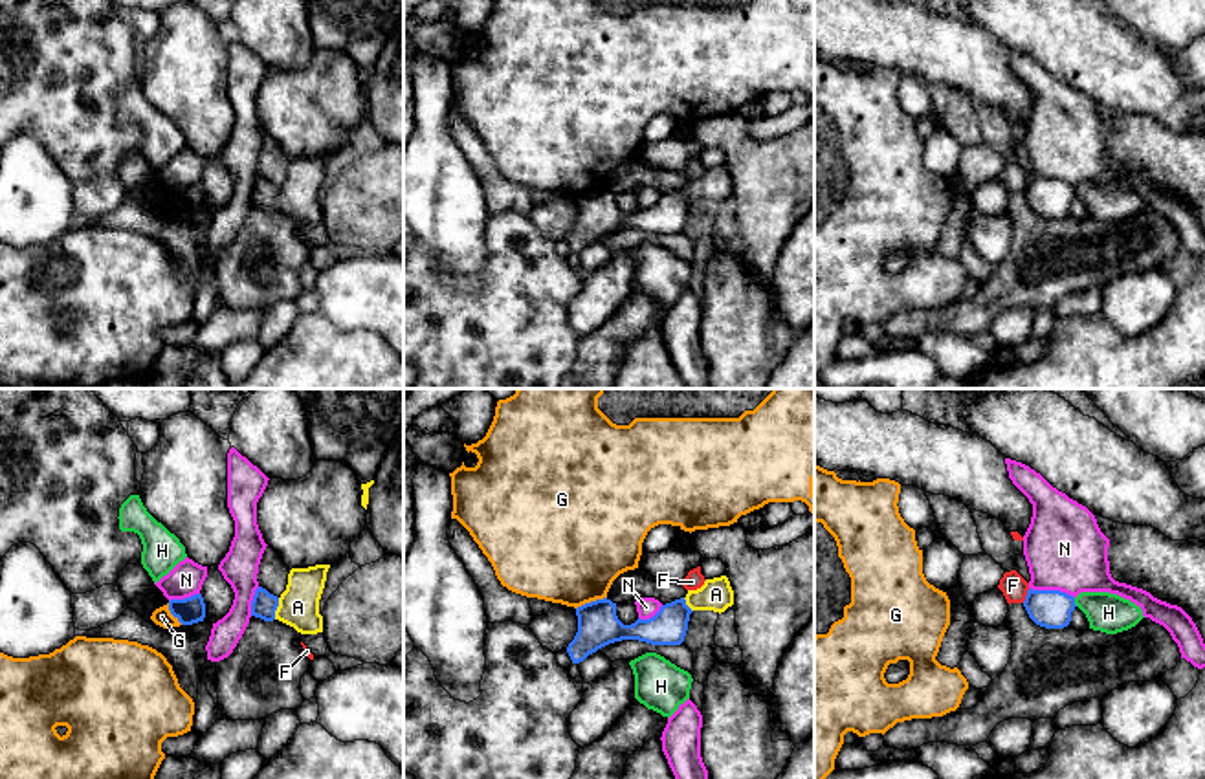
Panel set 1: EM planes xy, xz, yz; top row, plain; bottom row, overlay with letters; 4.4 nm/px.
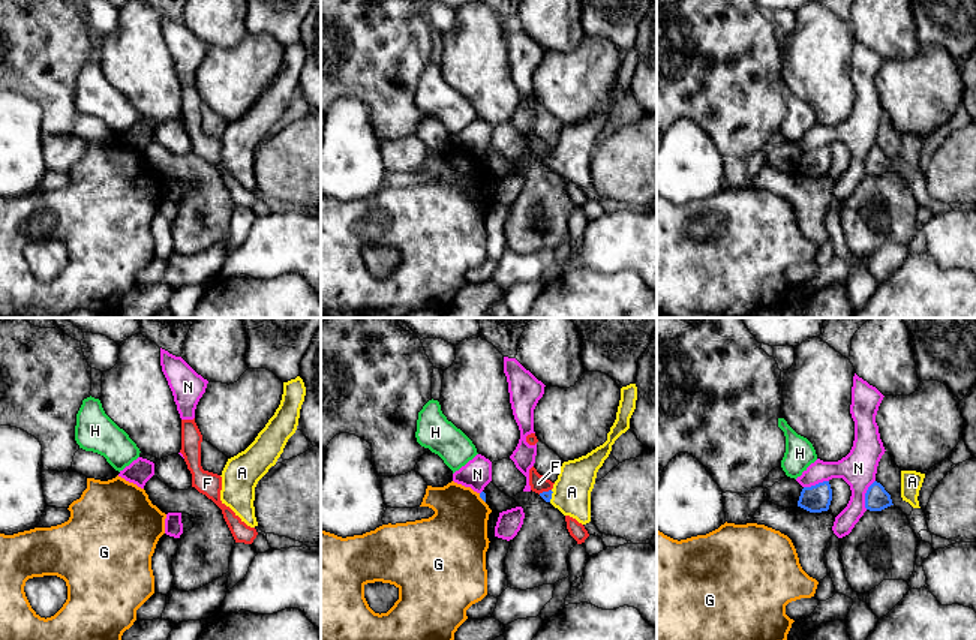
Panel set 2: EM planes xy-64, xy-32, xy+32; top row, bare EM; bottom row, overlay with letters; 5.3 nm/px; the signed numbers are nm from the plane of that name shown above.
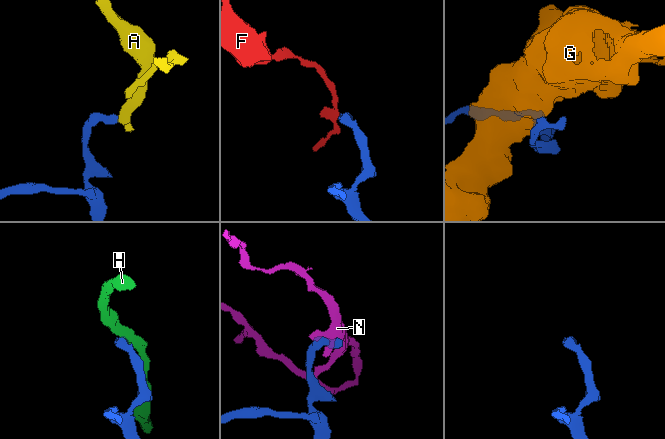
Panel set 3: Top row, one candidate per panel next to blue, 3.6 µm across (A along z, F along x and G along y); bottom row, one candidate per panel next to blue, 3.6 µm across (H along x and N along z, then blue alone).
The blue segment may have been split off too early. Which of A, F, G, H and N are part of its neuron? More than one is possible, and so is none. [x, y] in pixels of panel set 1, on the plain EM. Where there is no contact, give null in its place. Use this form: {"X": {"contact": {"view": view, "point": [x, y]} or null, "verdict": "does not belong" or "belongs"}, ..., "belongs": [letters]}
{"A": {"contact": {"view": "xy", "point": [276, 198]}, "verdict": "belongs"}, "F": {"contact": {"view": "yz", "point": [1026, 186]}, "verdict": "does not belong"}, "G": {"contact": {"view": "xz", "point": [591, 191]}, "verdict": "does not belong"}, "H": {"contact": {"view": "yz", "point": [1073, 191]}, "verdict": "does not belong"}, "N": {"contact": {"view": "yz", "point": [1051, 180]}, "verdict": "does not belong"}, "belongs": ["A"]}

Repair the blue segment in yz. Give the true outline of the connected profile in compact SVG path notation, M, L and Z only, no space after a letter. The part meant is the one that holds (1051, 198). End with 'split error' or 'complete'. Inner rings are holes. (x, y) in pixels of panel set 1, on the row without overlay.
M1027 180L1023 196L1029 207L1045 218L1064 218L1071 211L1075 187L1060 180Z | complete

